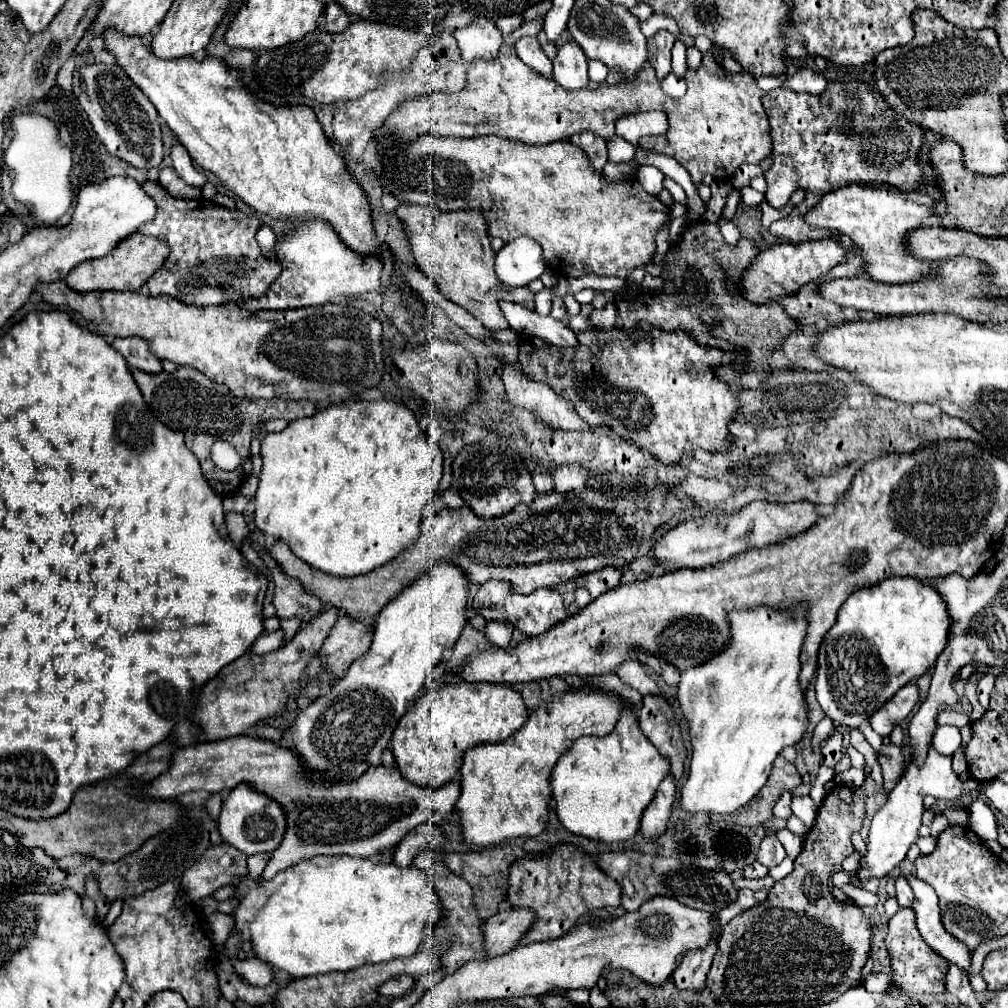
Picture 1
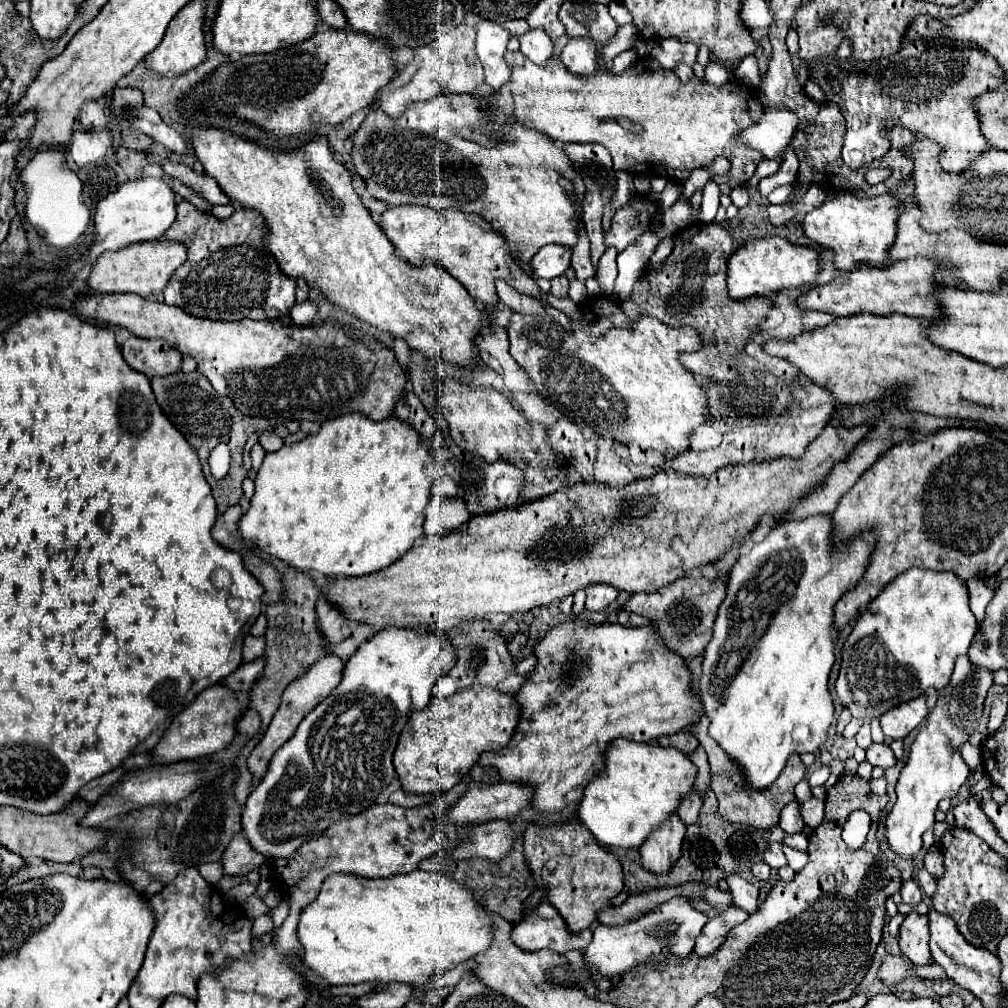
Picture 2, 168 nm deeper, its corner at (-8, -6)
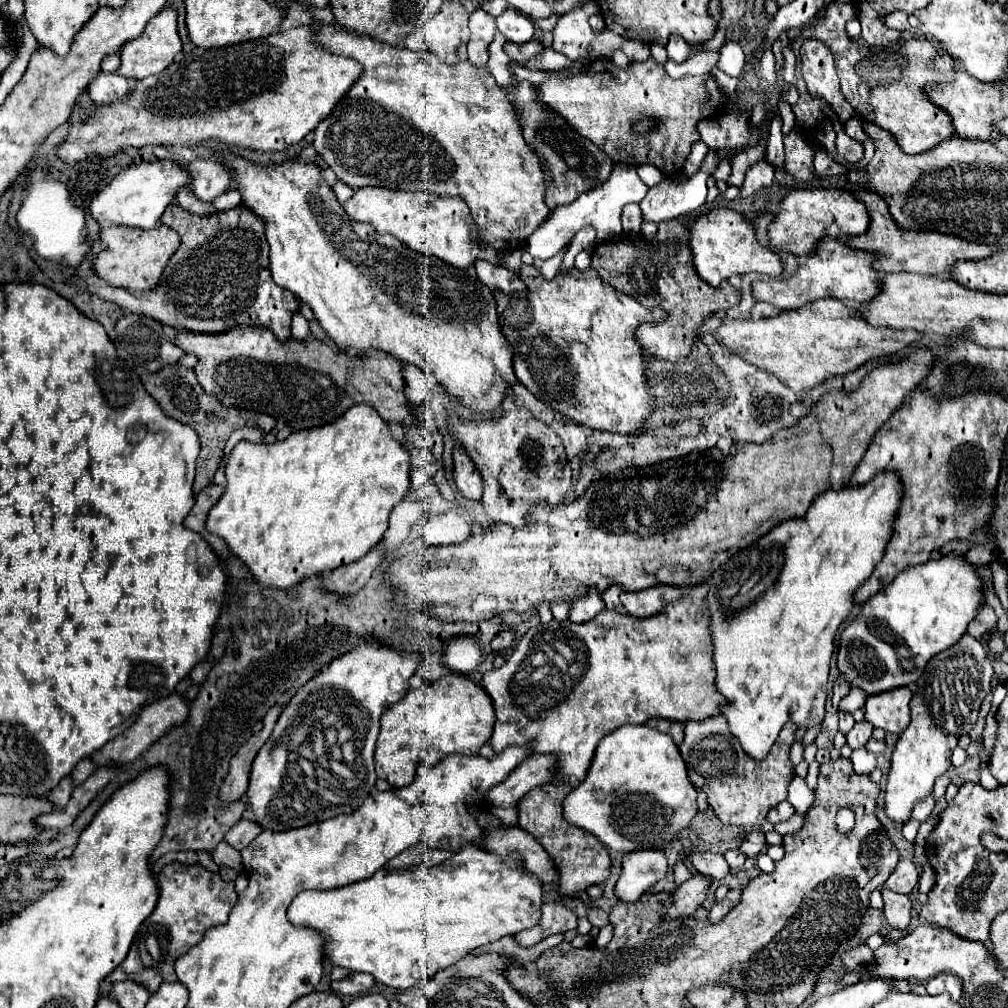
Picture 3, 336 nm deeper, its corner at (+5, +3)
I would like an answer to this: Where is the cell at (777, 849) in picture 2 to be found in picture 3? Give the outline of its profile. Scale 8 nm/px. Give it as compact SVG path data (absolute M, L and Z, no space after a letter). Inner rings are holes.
M749 831L741 843L741 851L747 855L747 857L755 857L759 853L763 853L767 841L765 841L765 835L761 831Z

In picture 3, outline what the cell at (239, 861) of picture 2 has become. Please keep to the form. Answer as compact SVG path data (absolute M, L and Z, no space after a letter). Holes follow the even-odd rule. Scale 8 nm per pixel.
M241 819L241 821L237 821L237 823L233 825L233 829L229 829L229 833L225 835L225 841L227 841L233 849L241 851L241 849L245 849L259 833L261 833L261 827L259 827L259 825L255 825L253 821Z

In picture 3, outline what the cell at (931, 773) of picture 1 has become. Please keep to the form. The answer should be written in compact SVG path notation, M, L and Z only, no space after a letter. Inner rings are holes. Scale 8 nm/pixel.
M963 635L953 647L937 653L929 665L925 667L923 675L917 681L917 691L911 699L911 723L901 733L893 757L891 767L887 773L887 791L885 791L885 813L895 823L907 823L911 819L913 807L933 793L933 783L937 777L945 775L951 769L951 753L957 747L957 733L959 725L973 725L977 721L977 713L981 707L983 697L989 693L989 683L993 677L993 667L985 655L985 649L977 639L971 635Z

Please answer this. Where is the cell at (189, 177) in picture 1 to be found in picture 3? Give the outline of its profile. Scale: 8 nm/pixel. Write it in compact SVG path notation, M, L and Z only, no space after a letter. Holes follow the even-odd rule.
M103 71L89 83L87 91L95 105L113 105L117 101L125 101L125 95L131 93L125 77Z

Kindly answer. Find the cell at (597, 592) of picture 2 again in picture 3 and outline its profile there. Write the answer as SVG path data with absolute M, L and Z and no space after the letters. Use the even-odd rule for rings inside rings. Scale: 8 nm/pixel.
M589 593L589 597L581 597L581 601L571 601L569 619L575 623L585 623L585 621L591 621L603 609L605 609L605 603L601 599L601 593Z

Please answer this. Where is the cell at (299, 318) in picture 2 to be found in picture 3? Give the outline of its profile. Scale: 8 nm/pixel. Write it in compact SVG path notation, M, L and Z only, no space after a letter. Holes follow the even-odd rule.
M295 313L295 315L293 315L291 333L293 333L295 339L305 339L305 337L309 335L309 323L307 323L307 319L305 319L301 313Z

